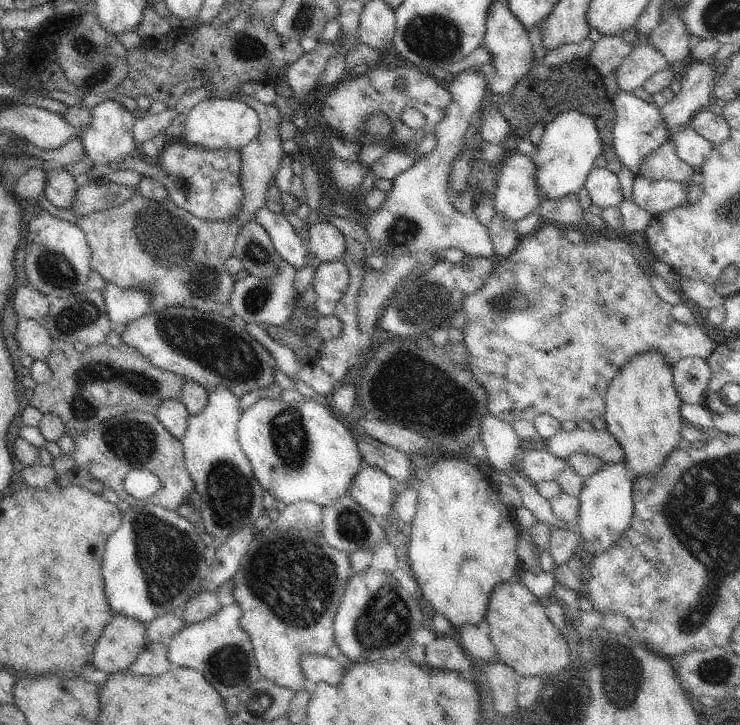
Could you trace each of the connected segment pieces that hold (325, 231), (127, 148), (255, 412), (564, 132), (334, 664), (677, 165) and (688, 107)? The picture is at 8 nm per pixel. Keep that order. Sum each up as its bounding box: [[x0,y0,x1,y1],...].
[[308,219,346,263],[82,100,138,165],[237,397,364,506],[534,111,603,200],[300,653,344,687],[638,138,697,182],[660,60,718,133]]

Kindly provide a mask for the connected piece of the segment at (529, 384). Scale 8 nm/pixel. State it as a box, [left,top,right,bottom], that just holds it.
[463,223,717,423]

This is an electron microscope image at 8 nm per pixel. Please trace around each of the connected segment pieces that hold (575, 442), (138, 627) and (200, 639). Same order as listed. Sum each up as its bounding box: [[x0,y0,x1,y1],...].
[[546,429,625,464],[93,614,148,676],[167,601,262,698]]

